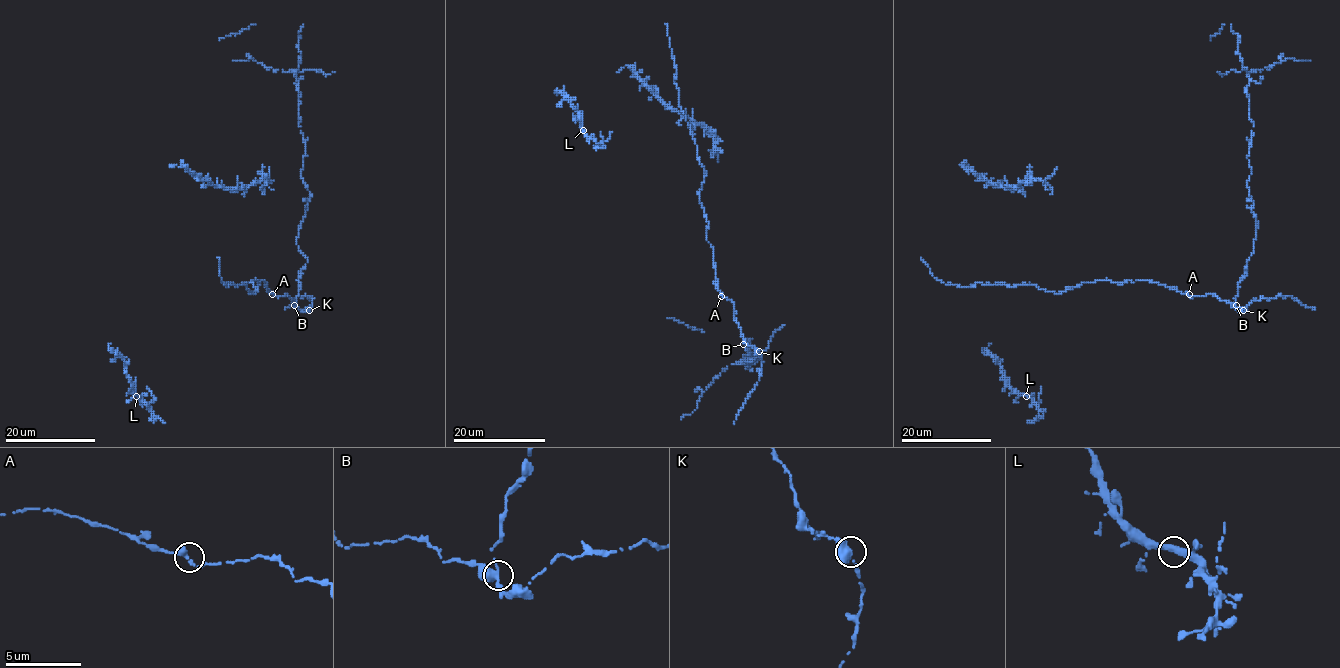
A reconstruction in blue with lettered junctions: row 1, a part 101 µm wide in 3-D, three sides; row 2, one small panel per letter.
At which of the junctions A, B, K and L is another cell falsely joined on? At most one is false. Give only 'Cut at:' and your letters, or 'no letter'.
Cut at: B

